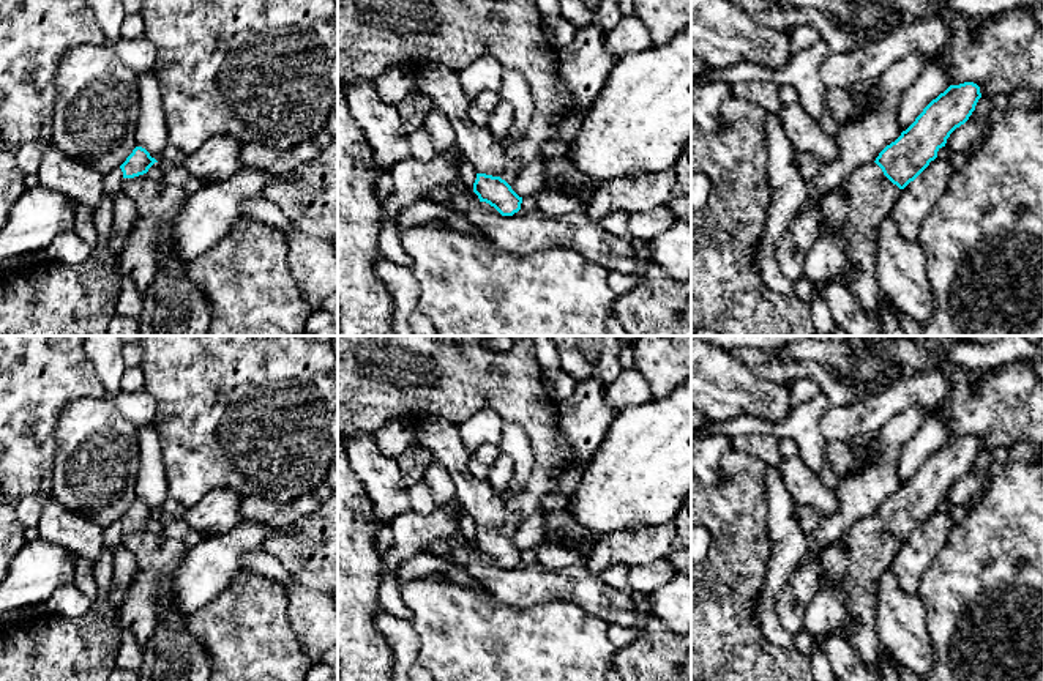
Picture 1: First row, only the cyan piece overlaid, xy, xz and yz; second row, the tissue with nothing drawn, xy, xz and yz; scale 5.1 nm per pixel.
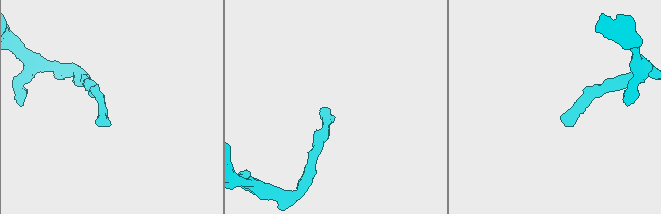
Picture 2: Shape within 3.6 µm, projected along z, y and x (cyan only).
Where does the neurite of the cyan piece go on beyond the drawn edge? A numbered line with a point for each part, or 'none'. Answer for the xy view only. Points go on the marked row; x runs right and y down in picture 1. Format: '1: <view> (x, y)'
1: xy (179, 308)

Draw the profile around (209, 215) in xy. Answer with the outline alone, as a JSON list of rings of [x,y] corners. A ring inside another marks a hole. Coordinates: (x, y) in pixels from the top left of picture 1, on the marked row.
[[[241,166],[226,180],[202,183],[196,192],[186,195],[180,214],[172,222],[172,254],[178,260],[193,262],[213,249],[246,218],[241,213],[243,202],[264,197],[271,177],[267,170]]]

